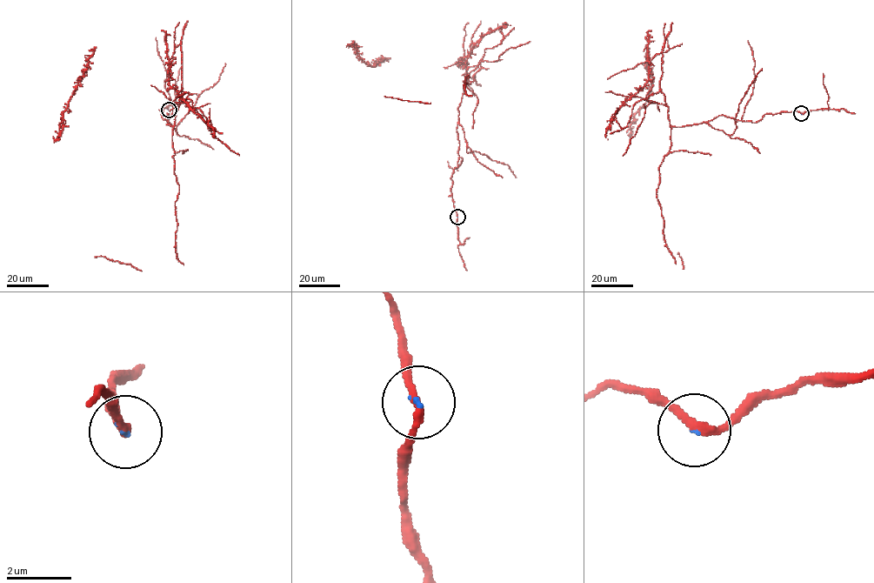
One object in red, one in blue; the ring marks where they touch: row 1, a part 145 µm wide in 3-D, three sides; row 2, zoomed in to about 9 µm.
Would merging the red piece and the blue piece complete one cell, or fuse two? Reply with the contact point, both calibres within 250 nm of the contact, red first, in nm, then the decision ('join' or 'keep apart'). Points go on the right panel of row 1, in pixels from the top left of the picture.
place (801, 113); calibres 240 and 50 nm; join

